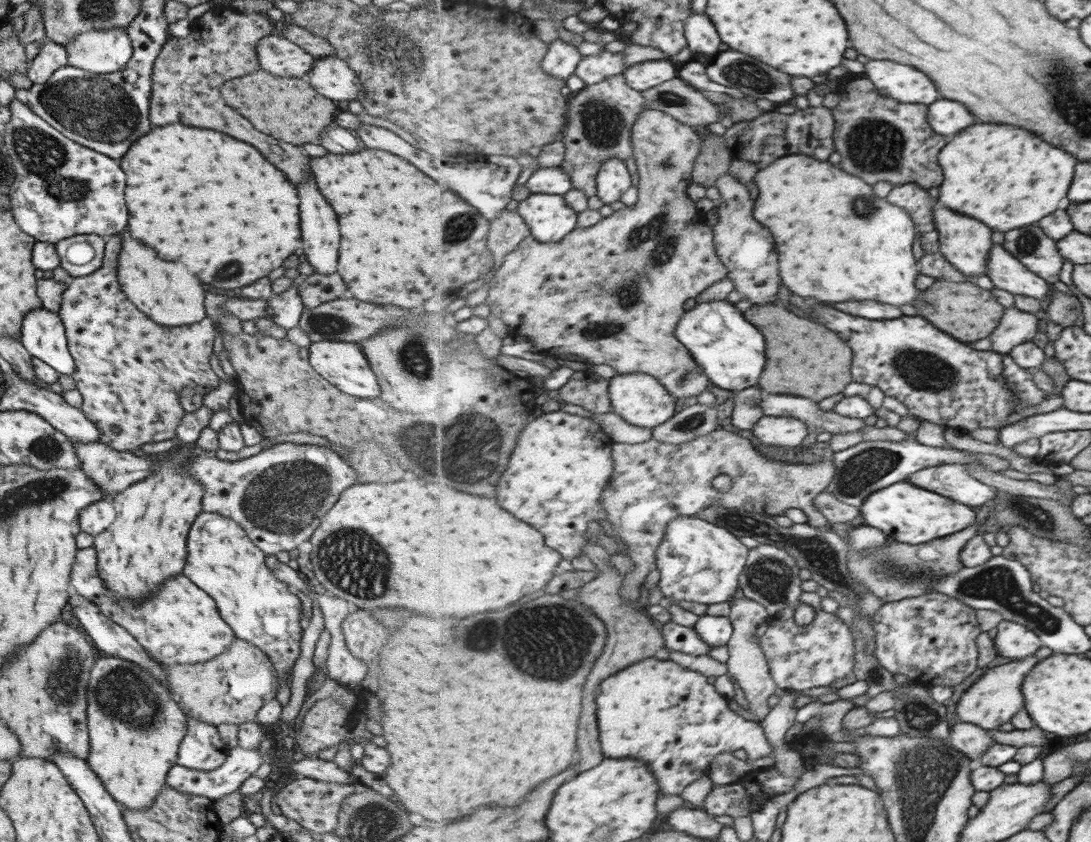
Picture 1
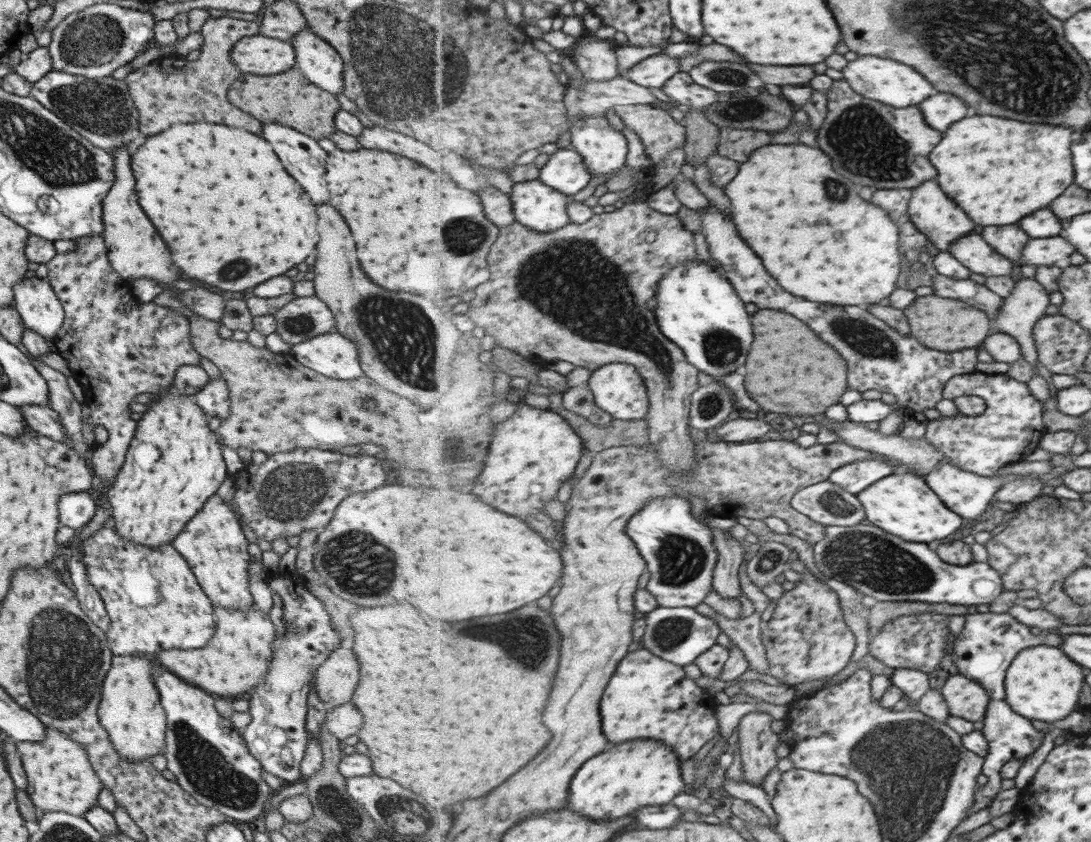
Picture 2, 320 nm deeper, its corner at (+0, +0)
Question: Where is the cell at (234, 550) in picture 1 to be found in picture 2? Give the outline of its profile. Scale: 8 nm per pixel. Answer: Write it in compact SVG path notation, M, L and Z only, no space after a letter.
M215 493L203 503L184 525L170 545L185 558L189 570L195 574L201 590L213 606L241 609L253 605L247 588L247 541L241 532L236 513L229 509Z

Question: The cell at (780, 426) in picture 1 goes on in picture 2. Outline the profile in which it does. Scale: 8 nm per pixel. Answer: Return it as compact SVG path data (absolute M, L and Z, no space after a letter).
M737 418L723 423L714 432L714 439L725 442L747 442L765 436L771 430L771 426L765 420L747 420Z

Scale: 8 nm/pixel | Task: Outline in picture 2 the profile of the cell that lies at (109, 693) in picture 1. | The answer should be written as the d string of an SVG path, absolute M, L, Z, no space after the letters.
M112 655L110 668L102 682L100 702L97 706L97 719L107 738L115 747L121 760L127 762L149 761L155 754L164 754L166 721L165 713L159 701L152 679L152 662L139 655Z

